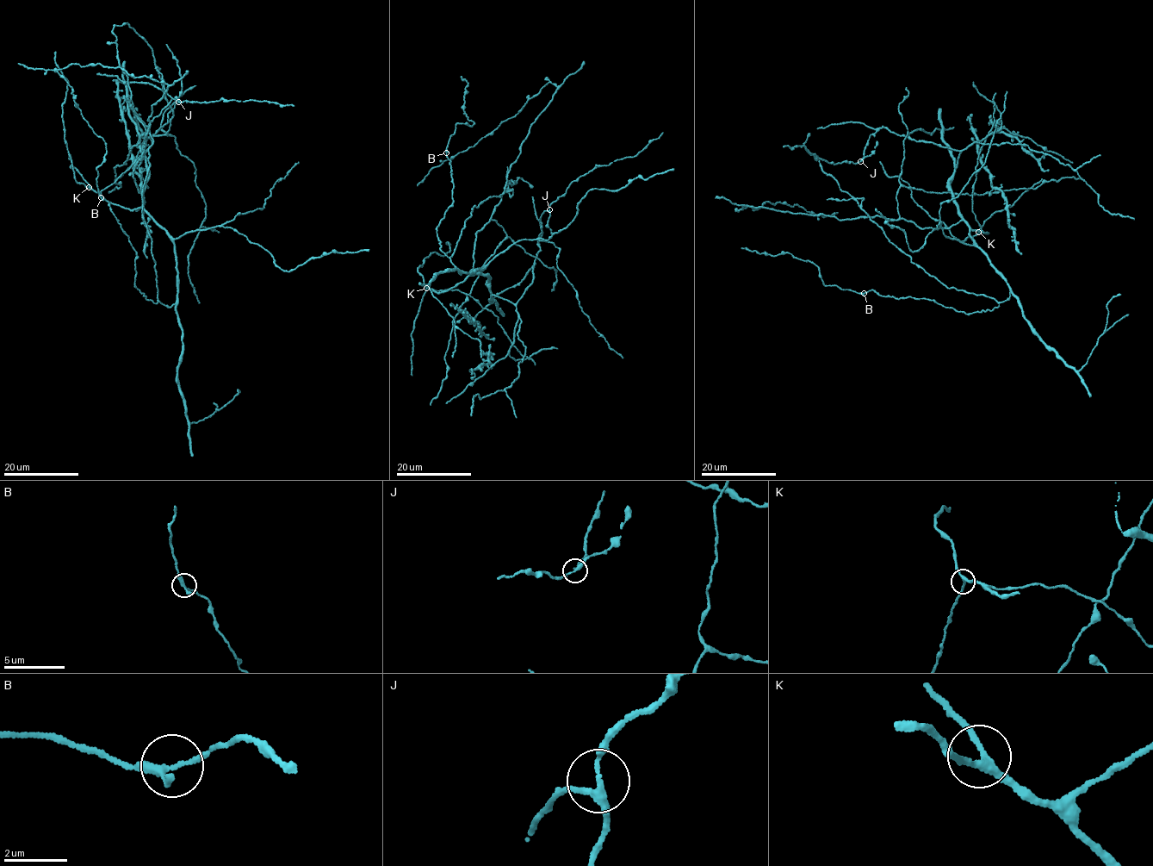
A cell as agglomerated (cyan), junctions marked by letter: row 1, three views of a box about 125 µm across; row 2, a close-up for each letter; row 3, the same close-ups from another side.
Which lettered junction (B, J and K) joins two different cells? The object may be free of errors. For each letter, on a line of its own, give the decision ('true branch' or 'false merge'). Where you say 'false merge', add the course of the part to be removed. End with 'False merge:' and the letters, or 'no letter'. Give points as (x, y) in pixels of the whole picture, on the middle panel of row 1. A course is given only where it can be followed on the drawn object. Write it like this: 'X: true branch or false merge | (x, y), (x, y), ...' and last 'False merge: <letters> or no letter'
B: true branch
J: true branch
K: true branch
False merge: no letter

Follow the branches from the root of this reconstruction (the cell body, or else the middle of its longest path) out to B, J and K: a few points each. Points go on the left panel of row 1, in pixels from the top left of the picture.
B: (151, 217), (174, 244), (178, 289), (170, 307), (135, 288), (136, 252), (101, 196)
J: (151, 217), (143, 206), (148, 171), (139, 139), (165, 134), (173, 115), (158, 68), (166, 94), (178, 102)
K: (151, 217), (142, 207), (129, 209), (108, 202), (89, 187)

